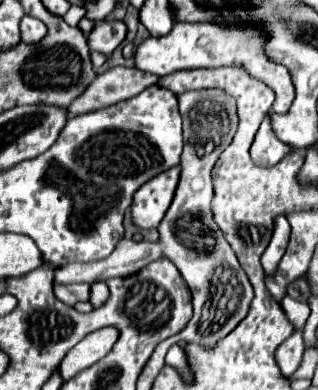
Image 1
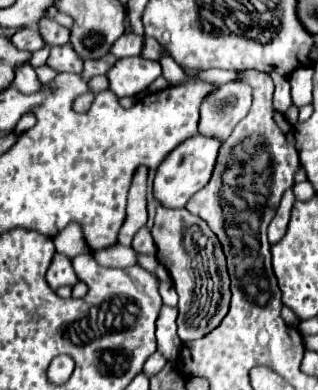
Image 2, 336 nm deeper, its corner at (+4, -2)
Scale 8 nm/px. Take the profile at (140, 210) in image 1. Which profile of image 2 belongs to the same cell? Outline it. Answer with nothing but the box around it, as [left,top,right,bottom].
[154,134,220,208]

